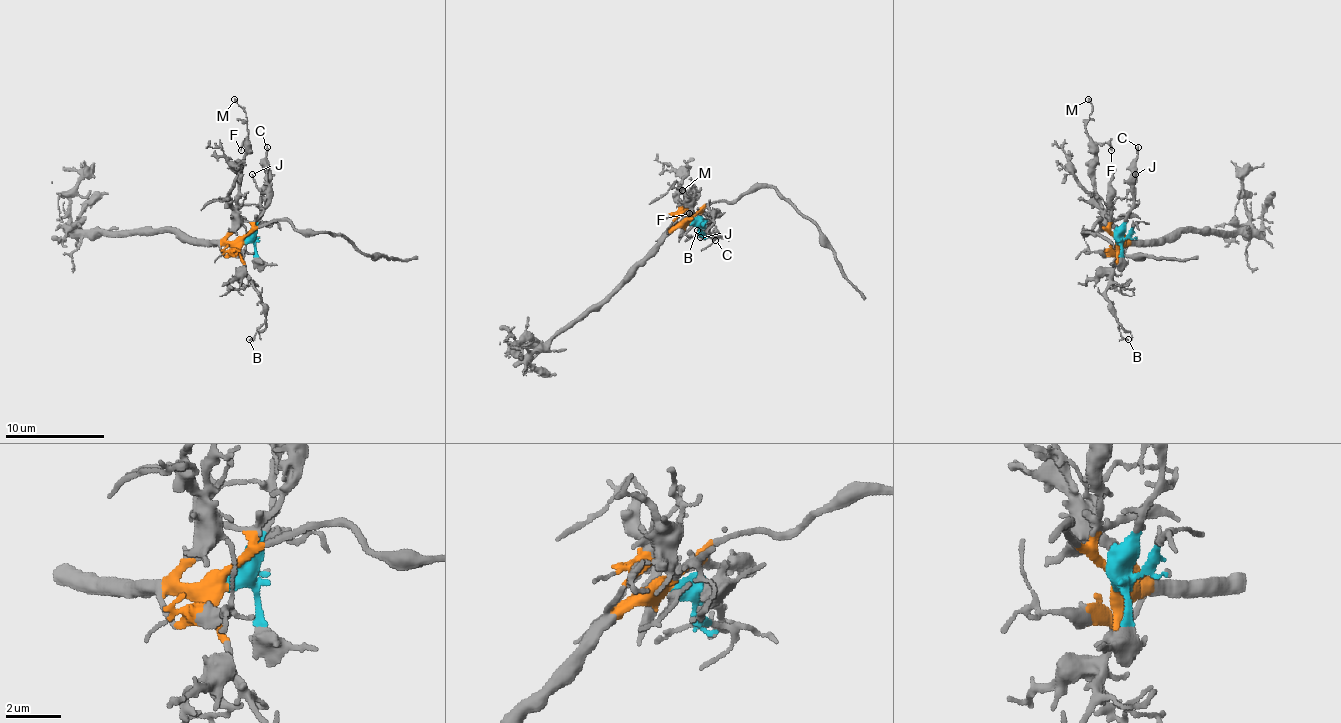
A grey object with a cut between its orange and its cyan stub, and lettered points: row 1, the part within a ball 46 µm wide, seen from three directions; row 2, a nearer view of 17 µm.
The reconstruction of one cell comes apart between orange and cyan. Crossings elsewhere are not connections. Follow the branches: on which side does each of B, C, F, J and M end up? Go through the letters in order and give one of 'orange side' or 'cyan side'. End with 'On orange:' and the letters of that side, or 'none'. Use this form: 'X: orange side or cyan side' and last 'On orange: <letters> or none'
B: orange side
C: cyan side
F: orange side
J: cyan side
M: orange side
On orange: B, F, M

